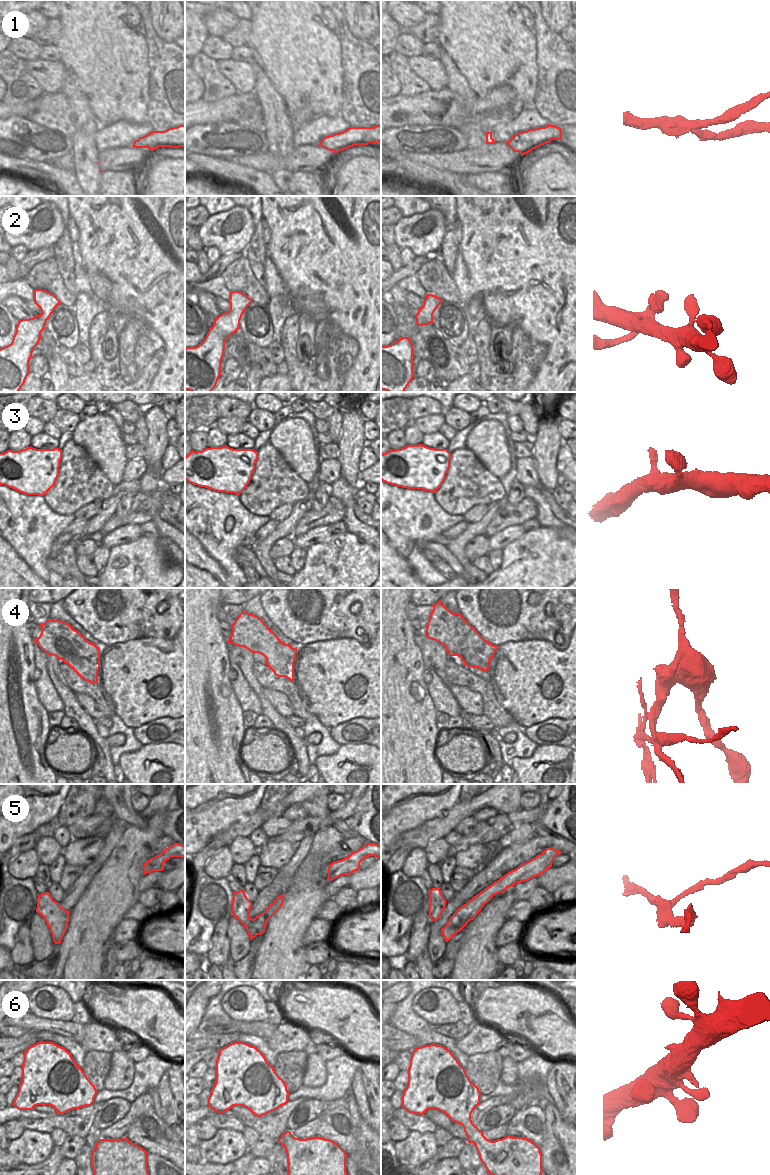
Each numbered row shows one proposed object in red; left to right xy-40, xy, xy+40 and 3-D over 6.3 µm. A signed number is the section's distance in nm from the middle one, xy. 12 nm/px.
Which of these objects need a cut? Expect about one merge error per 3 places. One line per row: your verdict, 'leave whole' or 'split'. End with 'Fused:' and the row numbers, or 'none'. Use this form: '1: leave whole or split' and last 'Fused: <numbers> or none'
1: split
2: leave whole
3: leave whole
4: split
5: split
6: leave whole
Fused: 1, 4, 5

